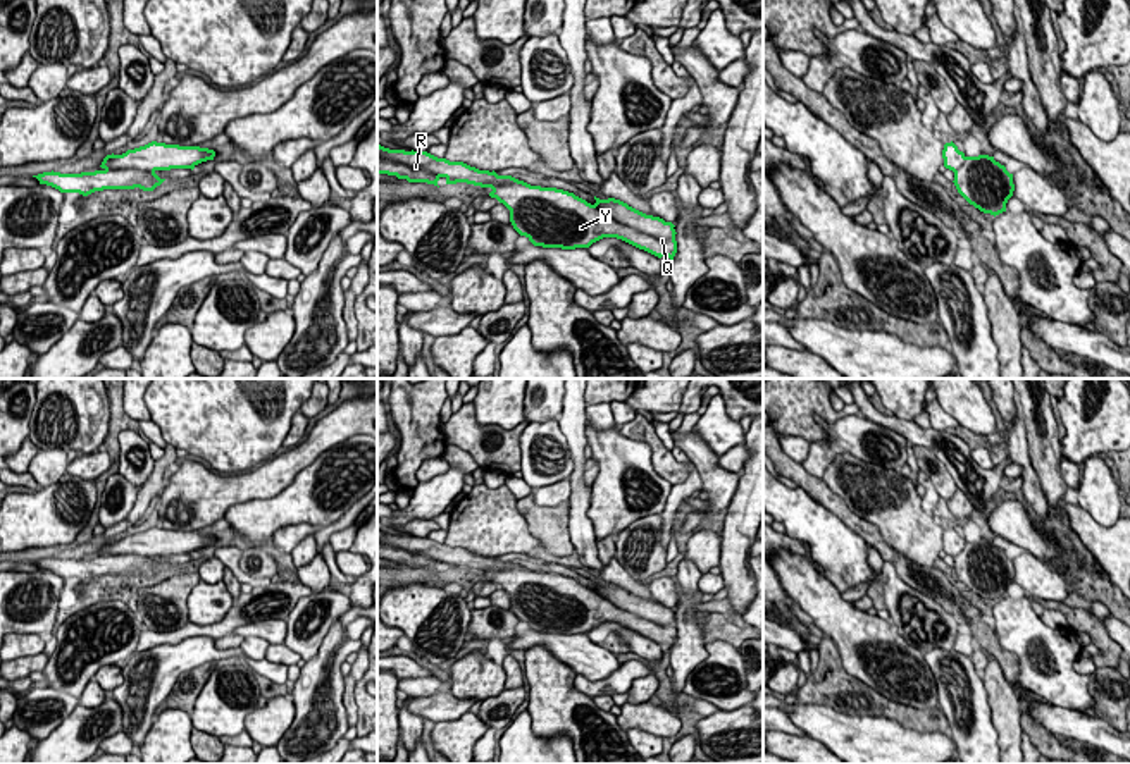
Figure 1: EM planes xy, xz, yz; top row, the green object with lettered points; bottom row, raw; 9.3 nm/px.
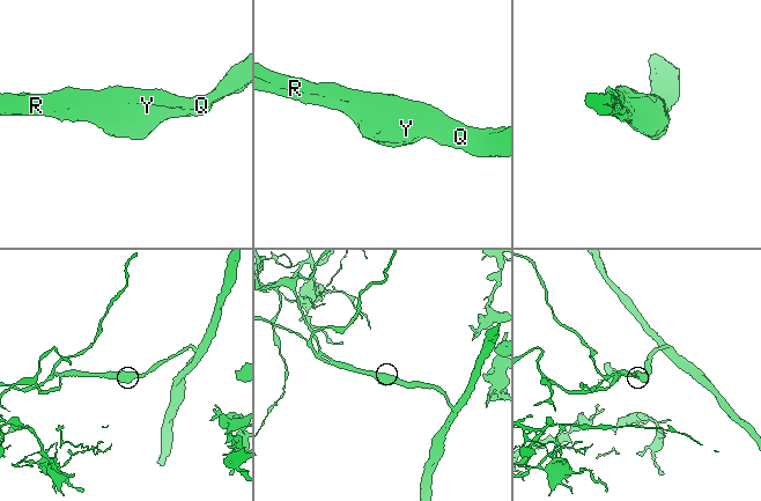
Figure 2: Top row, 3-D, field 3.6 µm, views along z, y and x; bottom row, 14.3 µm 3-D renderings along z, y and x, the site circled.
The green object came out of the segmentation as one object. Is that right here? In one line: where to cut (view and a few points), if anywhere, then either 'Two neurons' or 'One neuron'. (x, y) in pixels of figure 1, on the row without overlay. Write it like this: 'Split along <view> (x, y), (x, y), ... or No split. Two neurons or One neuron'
No split. One neuron

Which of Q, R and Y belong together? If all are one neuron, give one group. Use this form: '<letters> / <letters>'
Q R Y

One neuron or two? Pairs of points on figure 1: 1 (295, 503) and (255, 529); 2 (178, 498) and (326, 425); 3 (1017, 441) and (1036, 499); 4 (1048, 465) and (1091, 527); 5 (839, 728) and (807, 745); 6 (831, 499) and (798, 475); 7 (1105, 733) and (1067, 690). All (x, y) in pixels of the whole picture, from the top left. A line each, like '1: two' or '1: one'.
1: one
2: one
3: one
4: two
5: two
6: one
7: two

